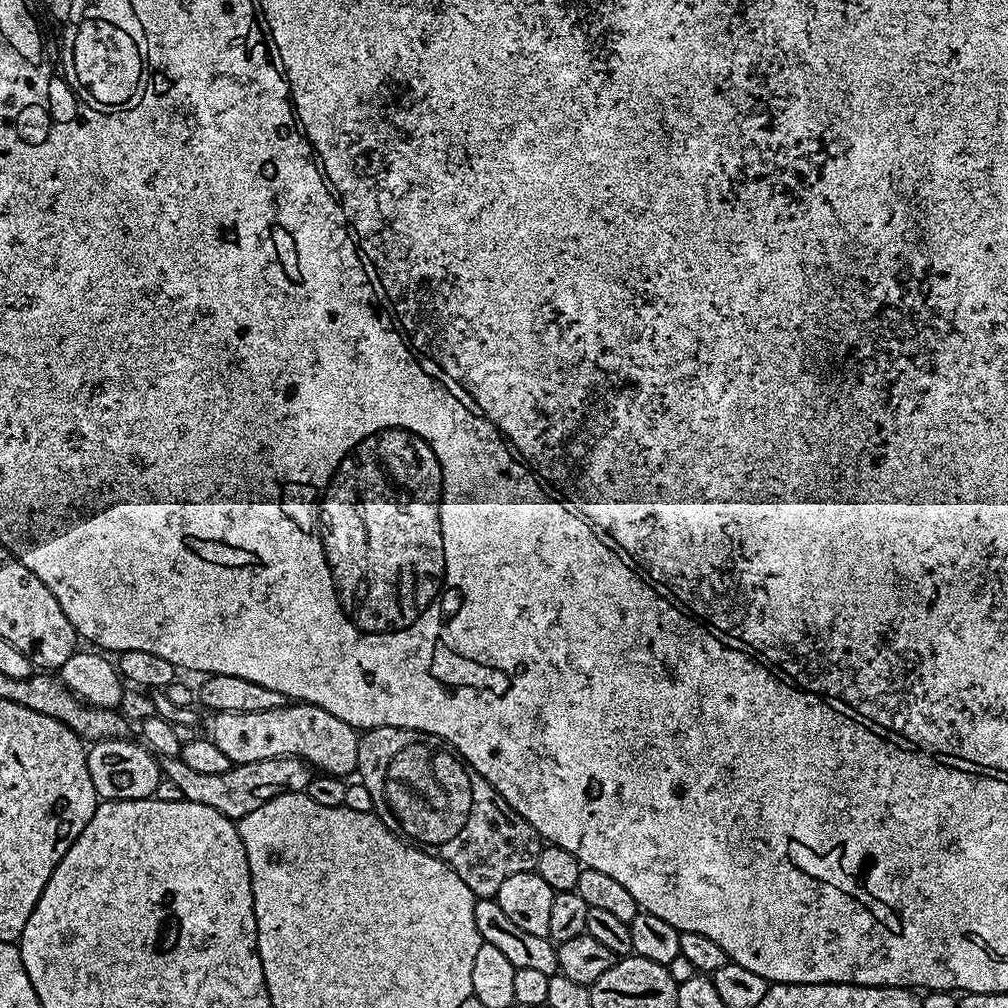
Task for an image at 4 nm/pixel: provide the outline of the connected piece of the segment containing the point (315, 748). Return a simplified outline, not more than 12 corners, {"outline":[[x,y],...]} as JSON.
{"outline":[[317,704],[218,712],[233,765],[296,756],[348,778],[357,729]]}

